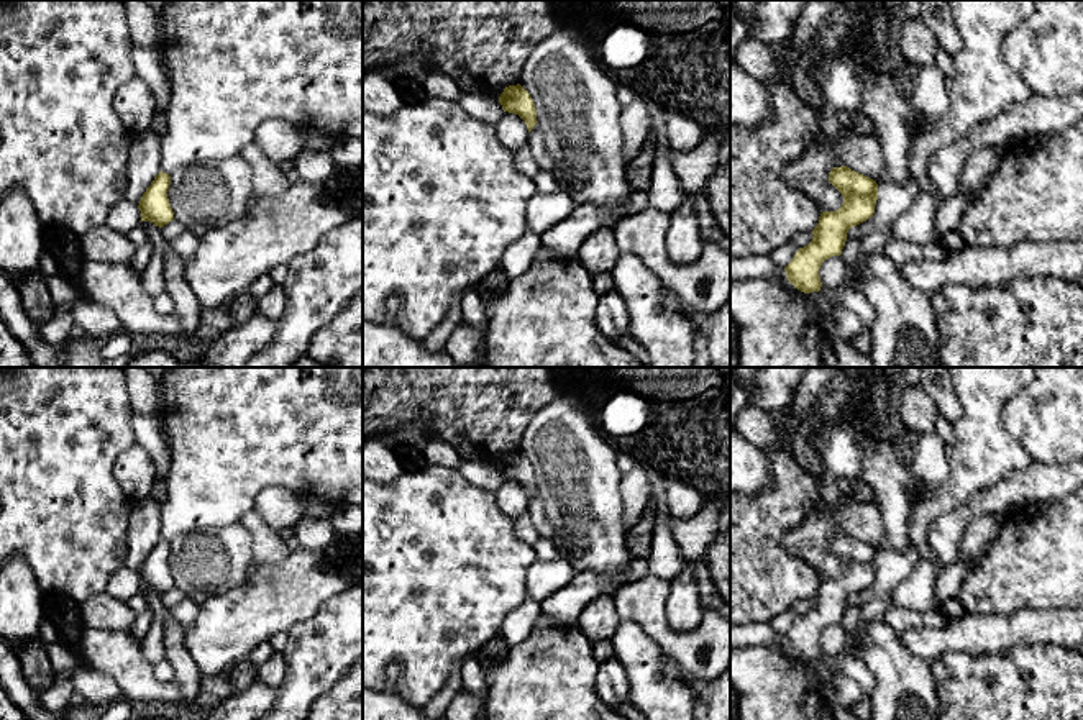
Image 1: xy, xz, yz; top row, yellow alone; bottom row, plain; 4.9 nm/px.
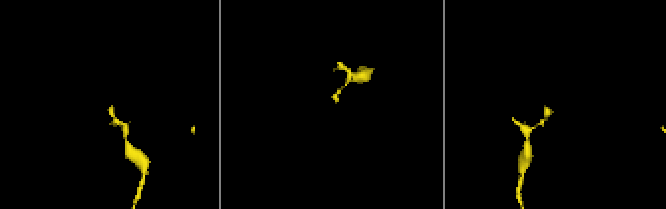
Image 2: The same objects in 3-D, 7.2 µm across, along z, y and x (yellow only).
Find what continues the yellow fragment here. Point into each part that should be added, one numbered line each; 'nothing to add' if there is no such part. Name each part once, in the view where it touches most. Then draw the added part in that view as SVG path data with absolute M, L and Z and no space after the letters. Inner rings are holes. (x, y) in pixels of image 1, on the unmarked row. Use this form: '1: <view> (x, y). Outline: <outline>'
nothing to add

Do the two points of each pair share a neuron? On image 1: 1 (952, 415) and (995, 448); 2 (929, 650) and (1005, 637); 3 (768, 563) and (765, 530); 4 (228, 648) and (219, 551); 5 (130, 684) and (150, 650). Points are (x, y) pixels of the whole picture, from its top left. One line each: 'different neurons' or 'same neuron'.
1: different neurons
2: same neuron
3: same neuron
4: different neurons
5: different neurons

